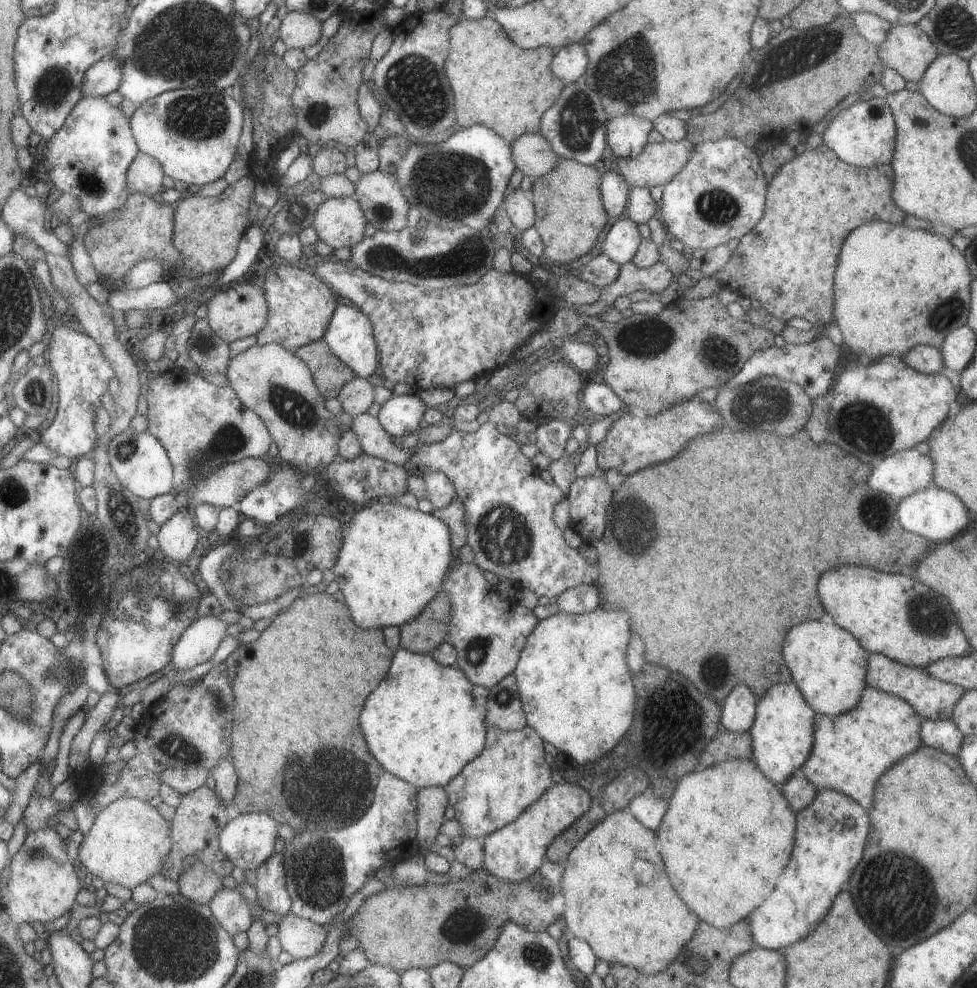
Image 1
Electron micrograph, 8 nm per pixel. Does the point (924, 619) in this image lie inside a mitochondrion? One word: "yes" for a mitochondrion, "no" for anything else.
yes

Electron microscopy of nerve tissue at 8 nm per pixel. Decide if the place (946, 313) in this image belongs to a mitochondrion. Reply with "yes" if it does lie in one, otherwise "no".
yes

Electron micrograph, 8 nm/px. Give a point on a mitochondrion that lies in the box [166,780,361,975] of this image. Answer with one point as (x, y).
(318, 870)

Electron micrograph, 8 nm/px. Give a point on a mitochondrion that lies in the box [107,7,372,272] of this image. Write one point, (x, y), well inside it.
(201, 114)

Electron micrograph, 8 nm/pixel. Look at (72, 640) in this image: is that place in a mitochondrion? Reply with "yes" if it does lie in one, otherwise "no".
no

